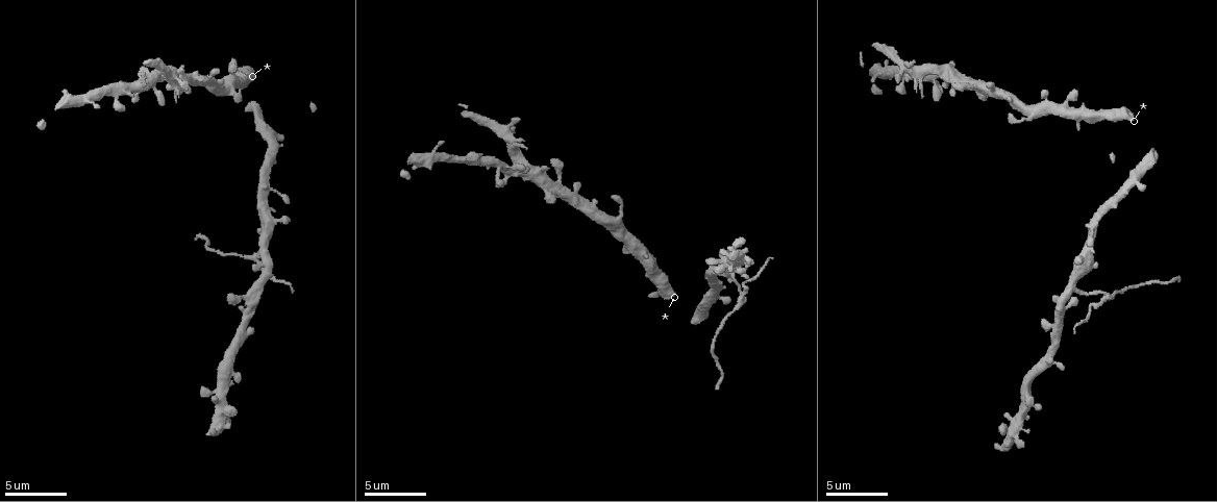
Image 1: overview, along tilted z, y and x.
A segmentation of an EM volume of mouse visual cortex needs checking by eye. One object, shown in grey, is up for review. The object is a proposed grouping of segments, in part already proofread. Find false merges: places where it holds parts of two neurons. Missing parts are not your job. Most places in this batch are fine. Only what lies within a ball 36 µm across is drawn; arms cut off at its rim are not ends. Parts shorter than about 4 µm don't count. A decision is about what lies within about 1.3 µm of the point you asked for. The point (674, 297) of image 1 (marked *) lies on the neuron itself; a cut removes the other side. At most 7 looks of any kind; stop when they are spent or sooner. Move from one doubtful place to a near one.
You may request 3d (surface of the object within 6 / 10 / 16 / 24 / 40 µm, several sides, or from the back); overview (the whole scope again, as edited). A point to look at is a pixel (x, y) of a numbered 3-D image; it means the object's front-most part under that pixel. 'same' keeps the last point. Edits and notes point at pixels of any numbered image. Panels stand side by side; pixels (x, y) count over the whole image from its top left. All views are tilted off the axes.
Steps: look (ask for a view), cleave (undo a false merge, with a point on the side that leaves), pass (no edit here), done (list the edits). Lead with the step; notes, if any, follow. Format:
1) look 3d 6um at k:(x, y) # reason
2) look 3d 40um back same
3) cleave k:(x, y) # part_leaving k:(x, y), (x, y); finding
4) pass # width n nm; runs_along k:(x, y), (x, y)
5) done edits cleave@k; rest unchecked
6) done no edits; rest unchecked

look 3d 16um at 1:(160, 77) # four arms meet

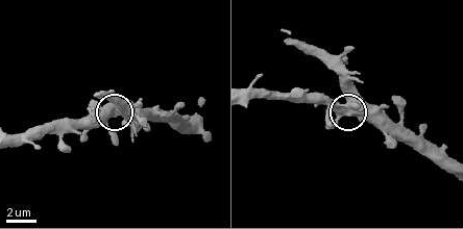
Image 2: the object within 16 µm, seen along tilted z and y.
pass # all the same neuron

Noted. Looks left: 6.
look 3d 10um at 1:(265, 201) # four-way junction

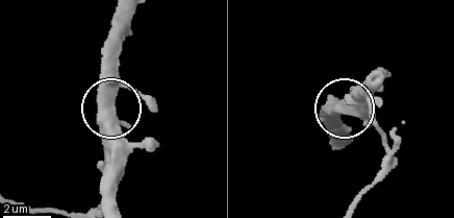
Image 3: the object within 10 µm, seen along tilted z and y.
look 3d 10um back at 3:(111, 104)

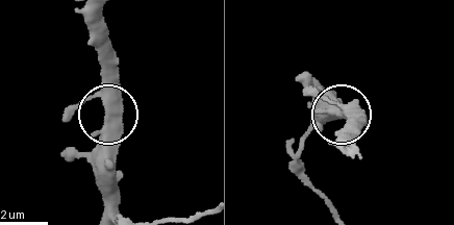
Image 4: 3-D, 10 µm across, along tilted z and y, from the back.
pass # width 400 nm; all the same neuron

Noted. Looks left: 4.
look 3d 10um at 1:(1079, 290)

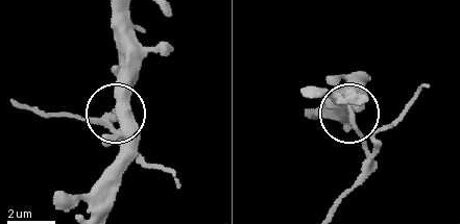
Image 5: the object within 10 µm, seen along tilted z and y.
cleave 5:(364, 137) # width 350 nm; a second neuron is stuck on

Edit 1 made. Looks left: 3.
look 3d 10um at 1:(250, 312) # a narrow waist

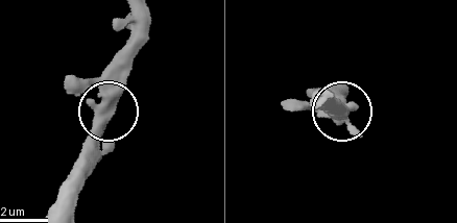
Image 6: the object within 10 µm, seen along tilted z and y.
pass # runs_along 6:(133, 14), (116, 99), (75, 162); all the same neuron

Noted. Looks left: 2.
done edits cleave@5; rest unchecked

